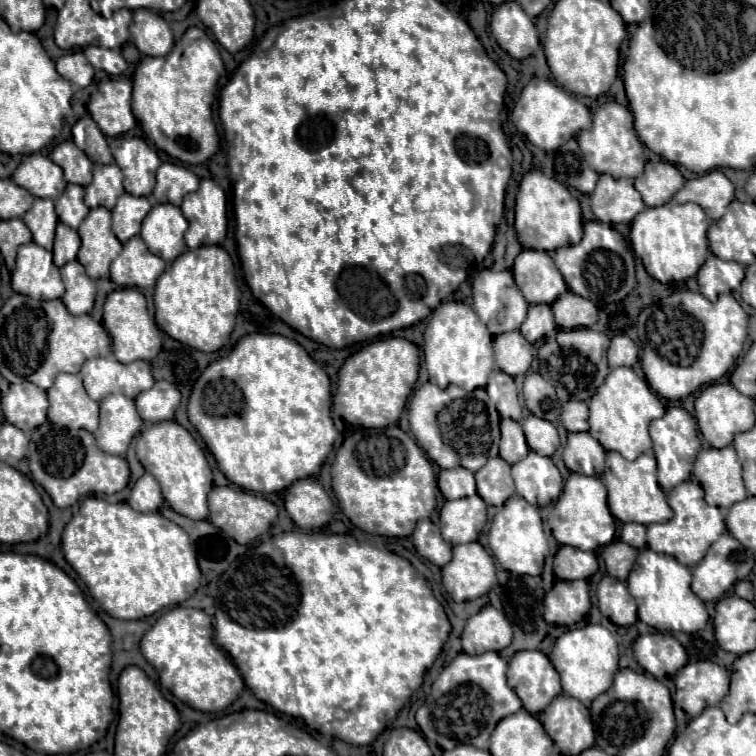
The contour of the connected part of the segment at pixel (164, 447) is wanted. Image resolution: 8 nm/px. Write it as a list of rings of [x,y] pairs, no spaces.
[[[161,421],[149,425],[137,439],[137,459],[145,471],[161,483],[163,497],[173,511],[189,519],[207,519],[207,495],[213,487],[213,473],[205,453],[185,427],[181,427],[177,421]]]

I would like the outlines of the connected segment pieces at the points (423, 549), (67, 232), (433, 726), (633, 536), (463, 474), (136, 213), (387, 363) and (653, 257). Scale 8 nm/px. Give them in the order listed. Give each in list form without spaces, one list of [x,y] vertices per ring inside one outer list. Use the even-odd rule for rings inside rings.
[[[421,519],[413,531],[413,545],[421,557],[443,567],[451,559],[451,545],[441,539],[439,527],[433,525],[429,519]]]
[[[65,223],[57,225],[55,231],[55,247],[53,247],[53,263],[57,263],[57,267],[63,267],[65,263],[73,261],[77,257],[79,251],[79,233],[71,227],[67,227]]]
[[[487,651],[483,655],[459,653],[435,679],[425,705],[417,711],[421,731],[429,739],[435,739],[433,733],[437,733],[439,737],[455,739],[457,743],[487,749],[489,735],[493,733],[495,725],[503,717],[517,713],[523,707],[521,699],[517,699],[515,691],[507,685],[505,673],[507,661],[495,651]]]
[[[625,523],[621,529],[621,539],[635,549],[643,549],[647,545],[647,527],[639,523]]]
[[[465,467],[443,469],[439,473],[439,489],[445,499],[461,499],[475,493],[475,477]]]
[[[123,193],[117,199],[117,205],[113,207],[113,233],[121,243],[139,235],[141,221],[149,213],[149,209],[151,209],[151,203],[147,197],[135,197],[135,195]]]
[[[403,337],[373,341],[345,359],[339,369],[333,409],[355,427],[389,427],[399,421],[419,375],[419,349]]]
[[[669,201],[661,207],[647,207],[631,223],[631,247],[635,255],[643,261],[647,273],[661,283],[685,281],[695,277],[701,263],[709,253],[707,245],[709,221],[697,203],[677,203]]]

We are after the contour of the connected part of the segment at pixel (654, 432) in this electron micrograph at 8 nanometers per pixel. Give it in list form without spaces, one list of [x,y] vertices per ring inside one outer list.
[[[669,407],[661,419],[649,425],[649,435],[653,439],[653,451],[657,457],[657,481],[663,491],[669,491],[681,485],[691,475],[695,457],[701,447],[699,433],[697,433],[697,421],[689,411],[681,407]]]

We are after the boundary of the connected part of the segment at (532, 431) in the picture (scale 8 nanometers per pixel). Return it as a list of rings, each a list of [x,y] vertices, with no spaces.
[[[529,415],[523,421],[523,431],[531,451],[539,455],[553,455],[559,447],[559,433],[555,425],[547,419],[537,419],[535,415]]]

